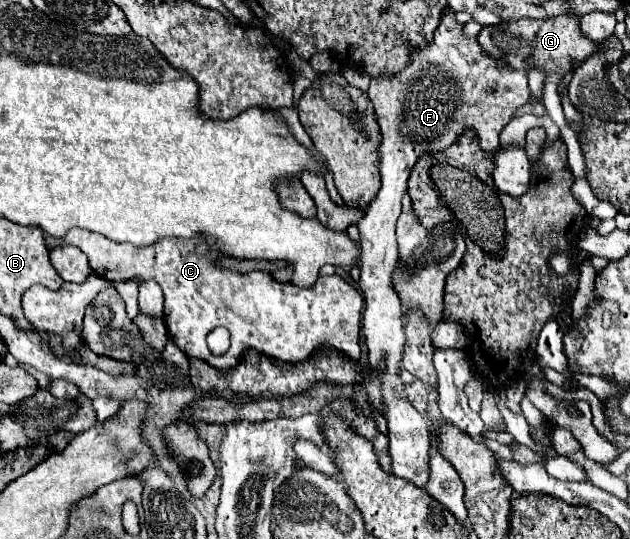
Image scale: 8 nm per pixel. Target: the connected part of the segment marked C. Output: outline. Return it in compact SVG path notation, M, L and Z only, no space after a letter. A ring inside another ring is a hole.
M73 228L63 242L55 242L49 236L45 236L45 240L49 248L61 244L79 246L85 252L93 272L111 282L133 278L155 280L165 294L165 324L169 338L187 356L205 360L213 368L235 368L243 352L249 348L291 364L309 358L309 354L323 344L349 354L353 360L359 360L361 356L361 294L337 274L319 276L313 288L277 282L267 270L235 274L215 266L215 258L221 254L211 248L213 238L165 238L151 246L137 248L129 242L113 242L89 230ZM217 326L227 328L231 334L231 346L221 356L213 354L205 342L207 334Z

